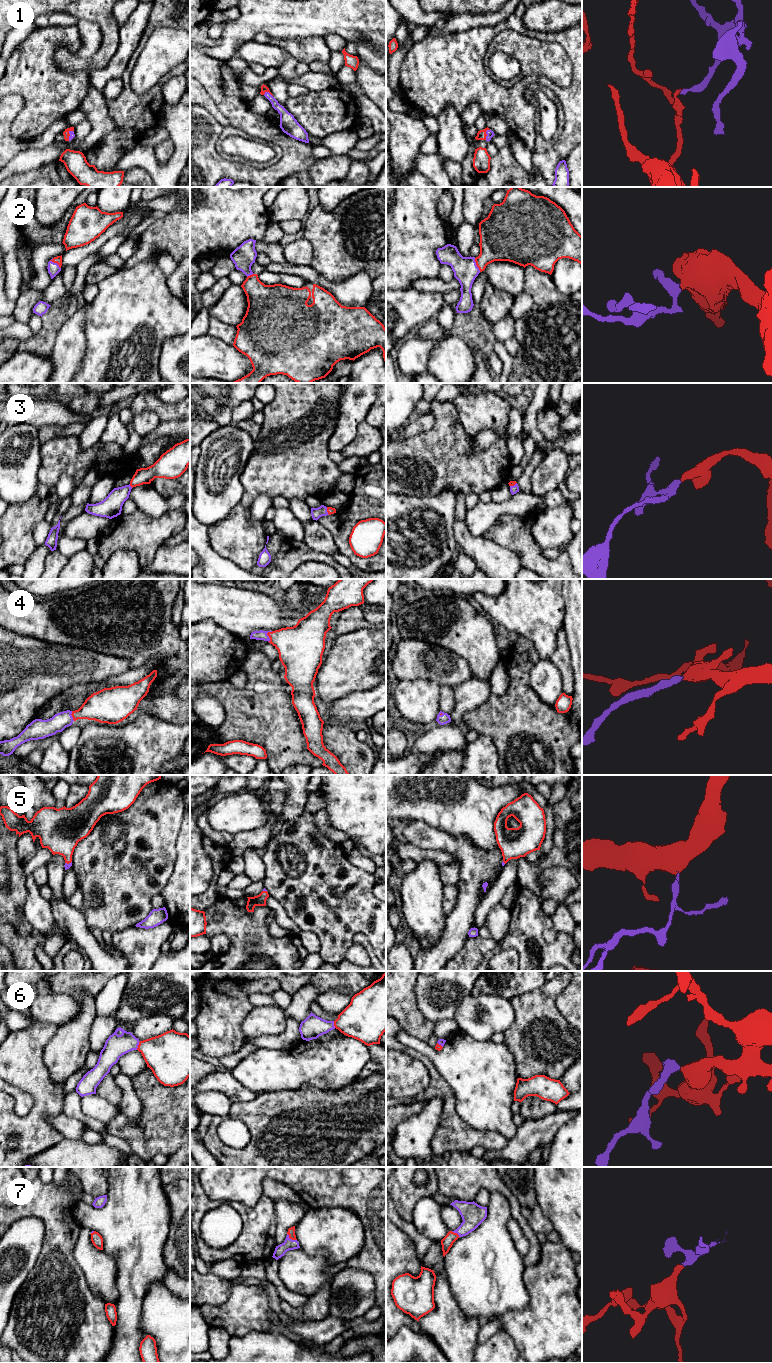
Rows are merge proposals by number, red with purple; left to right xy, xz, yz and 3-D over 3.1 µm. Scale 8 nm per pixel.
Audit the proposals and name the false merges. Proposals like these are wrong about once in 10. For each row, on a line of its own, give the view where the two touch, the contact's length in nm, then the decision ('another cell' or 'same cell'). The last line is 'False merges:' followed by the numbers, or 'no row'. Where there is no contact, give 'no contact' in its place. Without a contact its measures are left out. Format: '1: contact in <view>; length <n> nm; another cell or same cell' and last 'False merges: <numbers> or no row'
1: contact in yz; length 90 nm; same cell
2: contact in xy; length 110 nm; same cell
3: contact in xy; length 40 nm; same cell
4: contact in xz; length 90 nm; same cell
5: contact in xy; length 60 nm; same cell
6: contact in xy; length 80 nm; same cell
7: contact in xz; length 100 nm; same cell
False merges: no row

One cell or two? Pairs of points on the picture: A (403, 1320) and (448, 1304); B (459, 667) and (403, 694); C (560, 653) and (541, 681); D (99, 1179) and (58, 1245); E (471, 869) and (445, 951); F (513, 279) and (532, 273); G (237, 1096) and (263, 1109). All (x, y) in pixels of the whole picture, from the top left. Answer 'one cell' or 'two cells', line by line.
A: two cells
B: two cells
C: two cells
D: two cells
E: one cell
F: two cells
G: two cells

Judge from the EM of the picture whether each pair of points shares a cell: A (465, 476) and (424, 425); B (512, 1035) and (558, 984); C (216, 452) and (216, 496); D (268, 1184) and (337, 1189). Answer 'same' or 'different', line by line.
A: different
B: same
C: same
D: different

